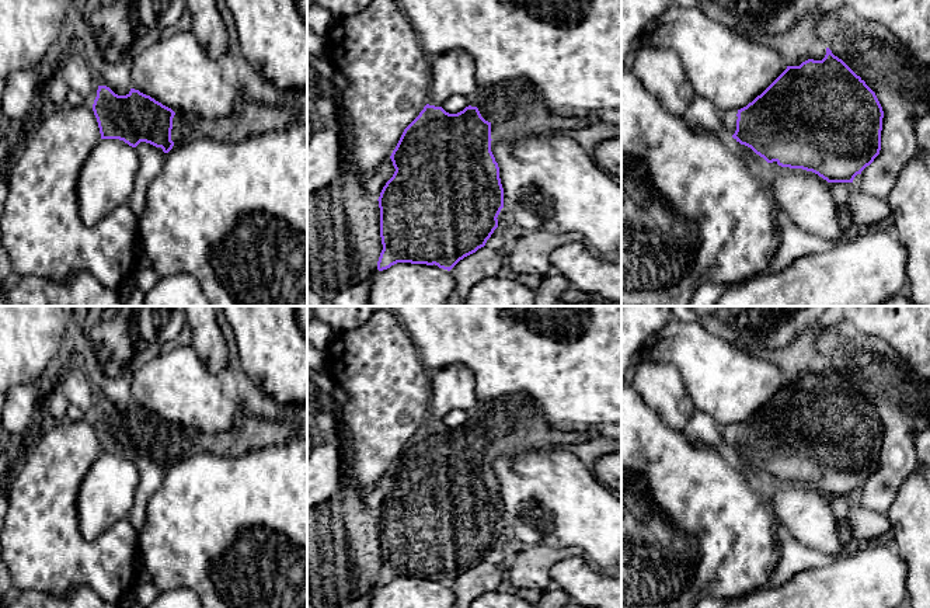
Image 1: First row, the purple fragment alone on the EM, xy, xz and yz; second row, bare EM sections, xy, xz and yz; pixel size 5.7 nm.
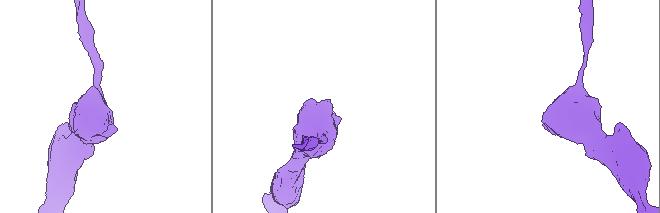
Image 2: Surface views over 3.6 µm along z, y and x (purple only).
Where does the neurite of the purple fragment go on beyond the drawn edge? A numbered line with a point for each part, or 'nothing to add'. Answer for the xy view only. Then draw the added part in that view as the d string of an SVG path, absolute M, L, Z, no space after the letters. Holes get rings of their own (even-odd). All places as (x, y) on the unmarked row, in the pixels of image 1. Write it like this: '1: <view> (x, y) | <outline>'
1: xy (250, 431) | M245 414L227 431L215 434L189 428L175 428L173 432L171 455L188 458L196 454L217 454L240 456L254 448L288 444L297 432L297 424L283 420L269 421Z

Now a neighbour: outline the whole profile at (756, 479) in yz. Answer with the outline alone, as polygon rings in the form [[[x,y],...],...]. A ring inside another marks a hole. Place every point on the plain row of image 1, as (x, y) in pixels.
[[[732,451],[729,452],[729,455],[735,468],[745,475],[749,486],[755,489],[760,496],[767,497],[770,494],[770,480],[767,479],[767,476],[756,469],[750,462],[741,459]]]

